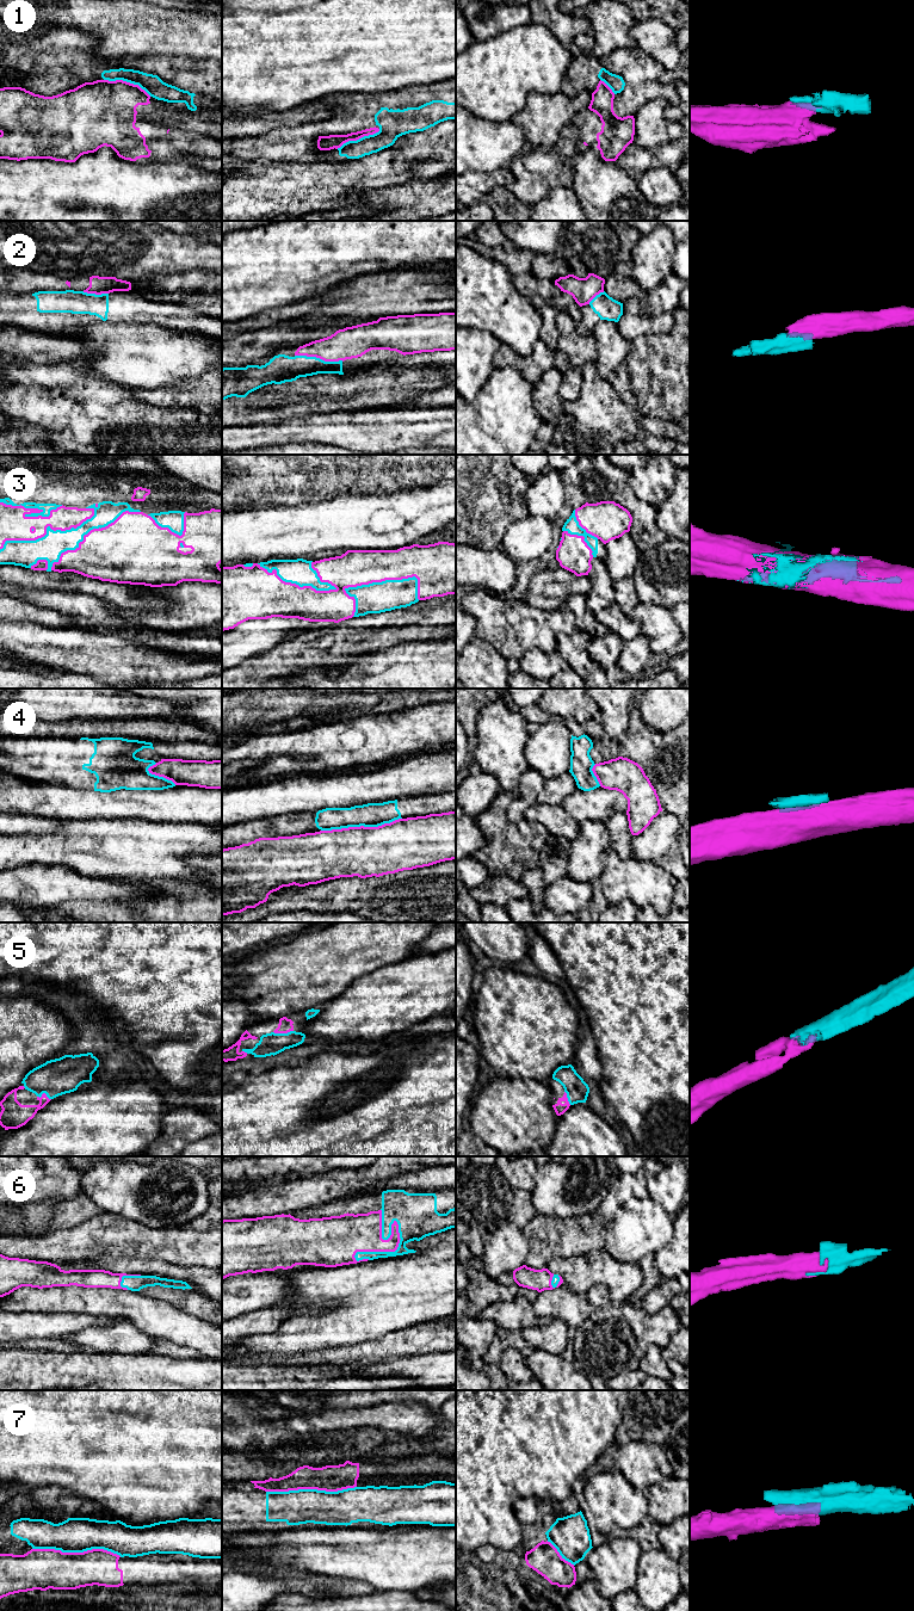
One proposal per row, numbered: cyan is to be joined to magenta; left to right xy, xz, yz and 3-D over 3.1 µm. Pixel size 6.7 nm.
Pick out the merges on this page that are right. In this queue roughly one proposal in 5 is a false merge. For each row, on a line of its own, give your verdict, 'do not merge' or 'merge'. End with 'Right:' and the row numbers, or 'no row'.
1: do not merge
2: do not merge
3: merge
4: do not merge
5: merge
6: merge
7: do not merge
Right: 3, 5, 6

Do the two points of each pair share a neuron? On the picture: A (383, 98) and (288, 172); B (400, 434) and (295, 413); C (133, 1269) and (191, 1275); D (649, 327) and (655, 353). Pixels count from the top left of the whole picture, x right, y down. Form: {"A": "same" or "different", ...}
{"A": "different", "B": "different", "C": "same", "D": "different"}

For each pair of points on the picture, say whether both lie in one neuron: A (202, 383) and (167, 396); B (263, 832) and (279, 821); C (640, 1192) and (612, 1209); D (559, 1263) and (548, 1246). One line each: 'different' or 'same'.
A: same
B: same
C: same
D: different

